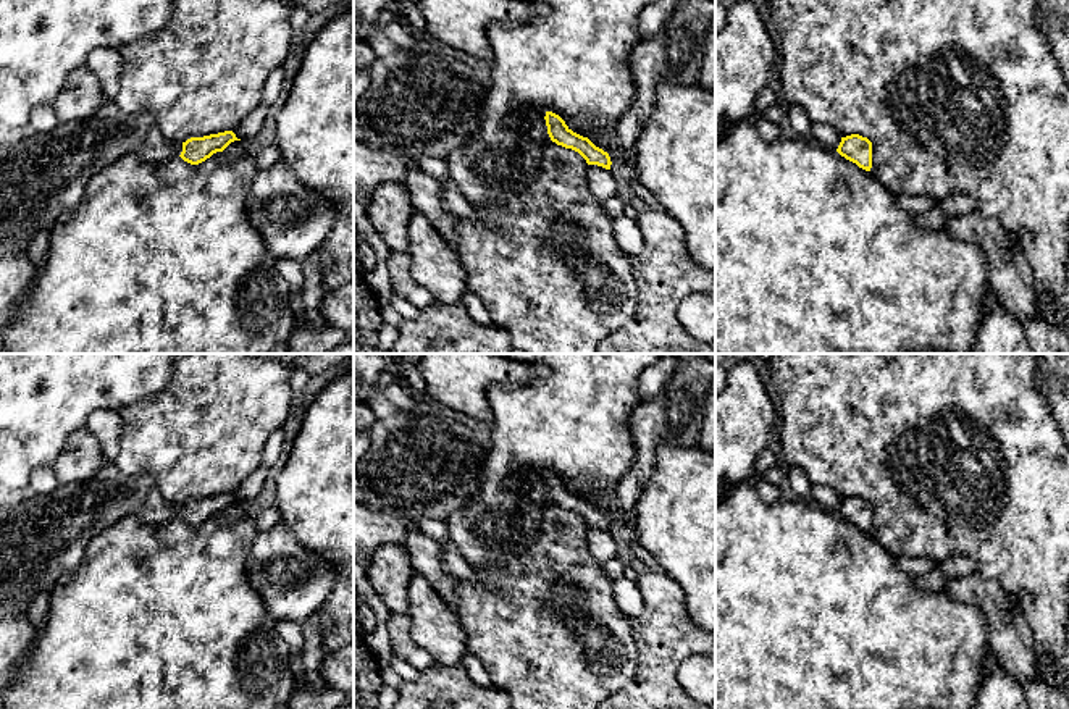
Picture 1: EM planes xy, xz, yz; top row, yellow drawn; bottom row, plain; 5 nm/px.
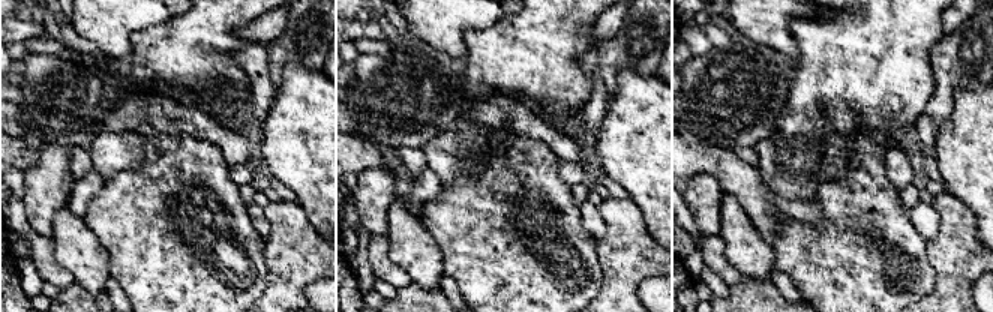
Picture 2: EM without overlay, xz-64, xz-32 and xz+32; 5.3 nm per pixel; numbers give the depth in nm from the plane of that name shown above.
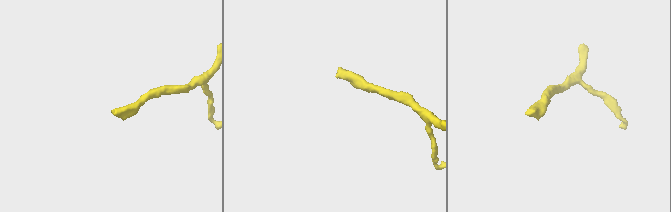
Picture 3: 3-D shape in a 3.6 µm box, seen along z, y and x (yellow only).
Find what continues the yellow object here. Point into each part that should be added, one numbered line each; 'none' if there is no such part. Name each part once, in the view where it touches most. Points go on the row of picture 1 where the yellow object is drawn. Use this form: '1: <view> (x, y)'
1: xy (47, 175)

